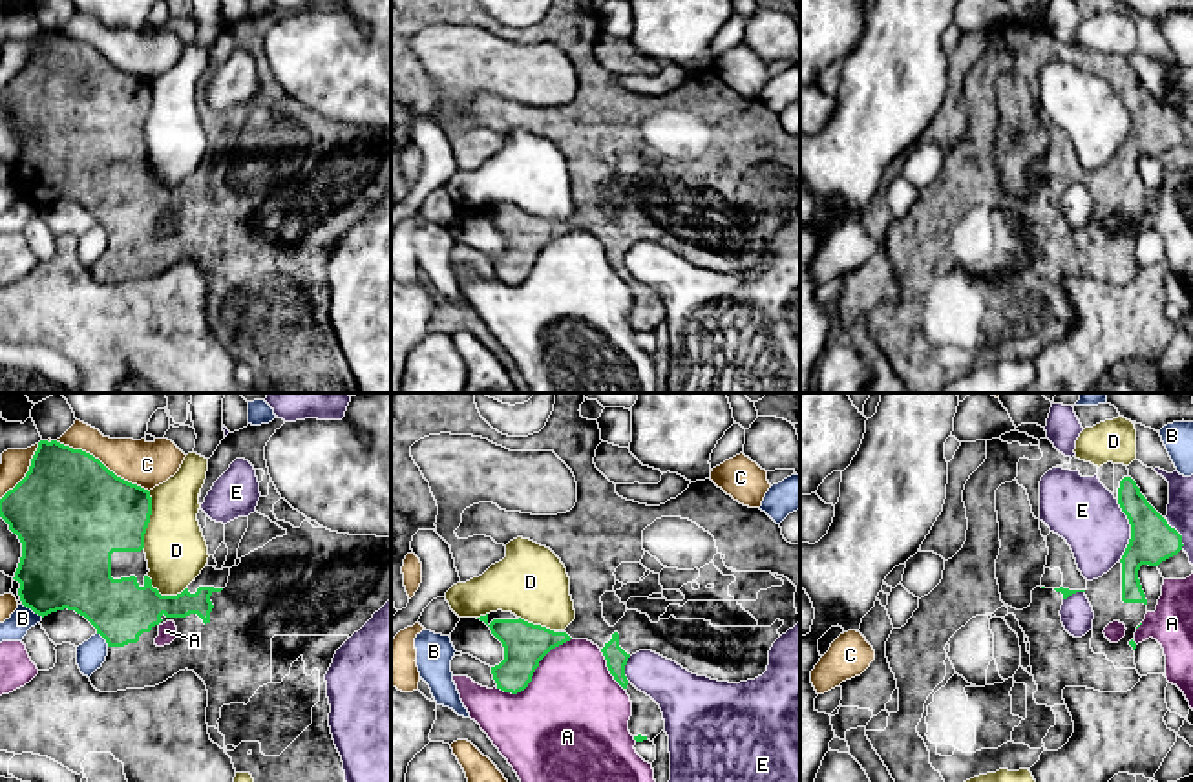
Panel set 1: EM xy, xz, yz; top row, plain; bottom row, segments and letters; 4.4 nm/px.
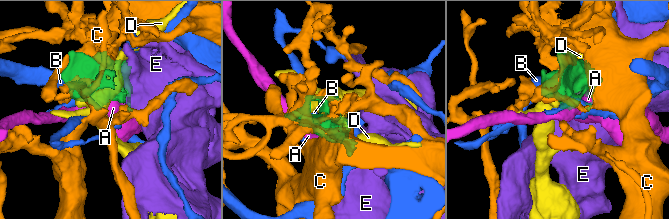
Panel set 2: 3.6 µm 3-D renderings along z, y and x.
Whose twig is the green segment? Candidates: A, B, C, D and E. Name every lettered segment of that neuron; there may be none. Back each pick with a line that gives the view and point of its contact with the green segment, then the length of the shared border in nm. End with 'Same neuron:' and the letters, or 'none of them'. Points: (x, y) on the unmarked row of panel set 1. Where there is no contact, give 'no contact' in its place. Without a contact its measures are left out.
Same neuron: none of them

